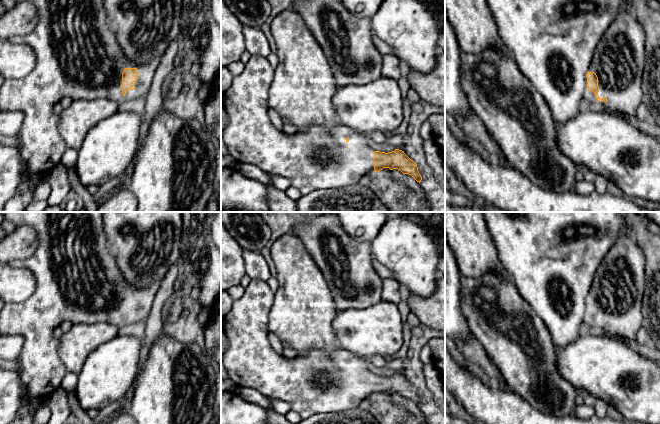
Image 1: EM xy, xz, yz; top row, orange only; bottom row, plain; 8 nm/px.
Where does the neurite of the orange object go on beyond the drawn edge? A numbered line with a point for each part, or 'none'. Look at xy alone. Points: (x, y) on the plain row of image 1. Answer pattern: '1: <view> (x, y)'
1: xy (77, 279)

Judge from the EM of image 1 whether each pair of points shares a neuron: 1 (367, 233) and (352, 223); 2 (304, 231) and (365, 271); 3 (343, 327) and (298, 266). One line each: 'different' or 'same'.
1: same
2: same
3: different

